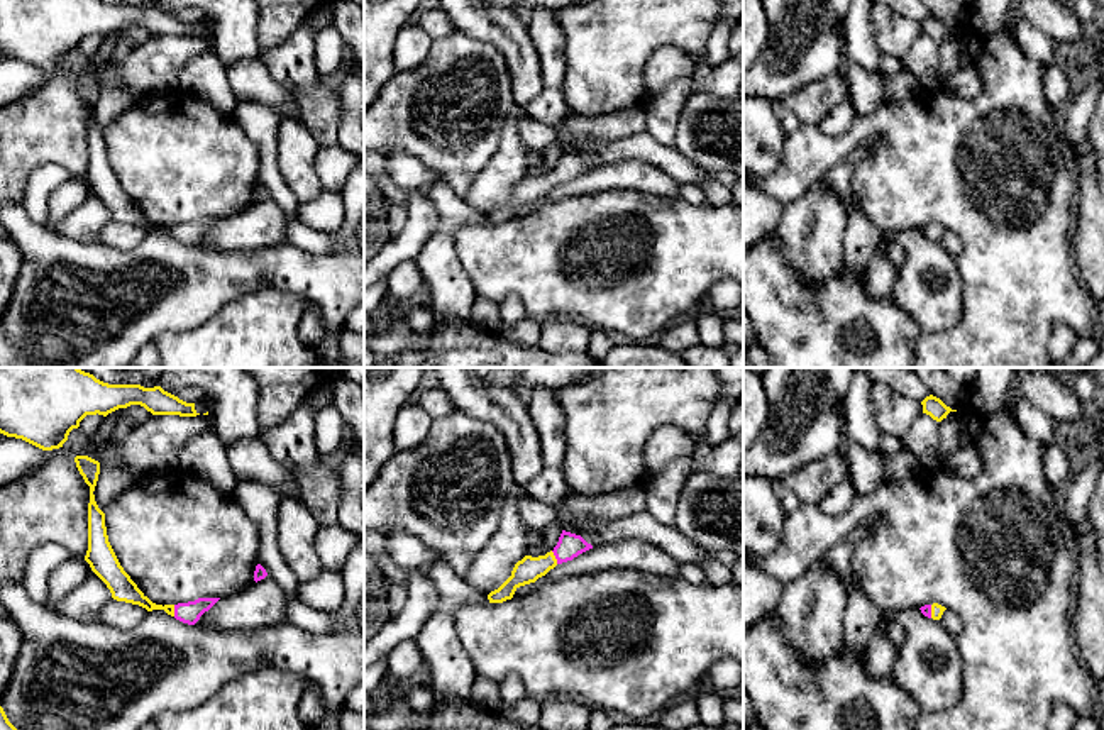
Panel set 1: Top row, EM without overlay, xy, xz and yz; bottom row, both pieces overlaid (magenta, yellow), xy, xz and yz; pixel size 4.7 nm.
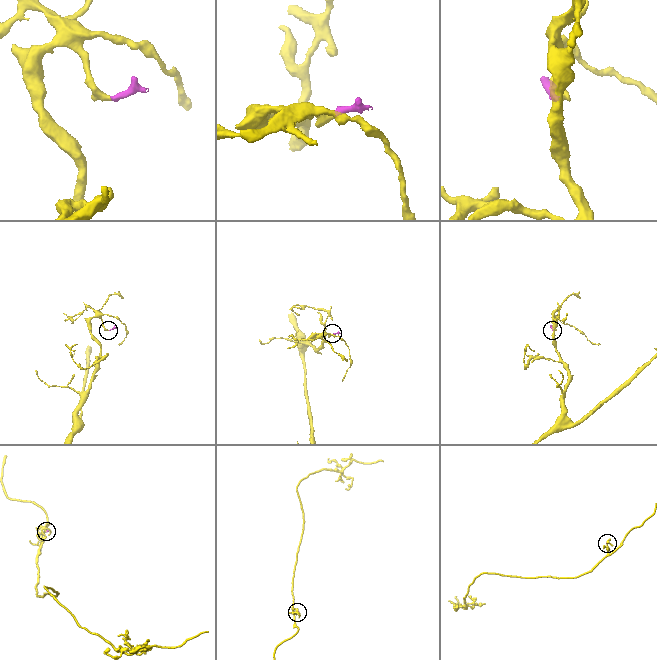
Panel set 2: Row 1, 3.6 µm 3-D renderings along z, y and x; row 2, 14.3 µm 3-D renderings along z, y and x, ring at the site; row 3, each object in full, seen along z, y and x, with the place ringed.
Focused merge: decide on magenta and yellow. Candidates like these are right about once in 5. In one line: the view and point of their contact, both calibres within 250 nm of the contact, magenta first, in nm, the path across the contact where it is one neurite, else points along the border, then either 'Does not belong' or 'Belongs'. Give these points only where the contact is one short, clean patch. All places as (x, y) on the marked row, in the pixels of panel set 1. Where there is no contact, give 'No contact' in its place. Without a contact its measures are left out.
Touches magenta at xz (556, 558). Thickness 120 nm (magenta) against 120 nm. Path across: xz (569, 546), (556, 558), (529, 569). Belongs

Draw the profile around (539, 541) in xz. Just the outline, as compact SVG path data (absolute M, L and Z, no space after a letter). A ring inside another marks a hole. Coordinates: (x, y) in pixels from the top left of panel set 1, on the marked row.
M550 522L542 528L528 528L527 534L527 556L538 557L554 550L562 534L562 527Z

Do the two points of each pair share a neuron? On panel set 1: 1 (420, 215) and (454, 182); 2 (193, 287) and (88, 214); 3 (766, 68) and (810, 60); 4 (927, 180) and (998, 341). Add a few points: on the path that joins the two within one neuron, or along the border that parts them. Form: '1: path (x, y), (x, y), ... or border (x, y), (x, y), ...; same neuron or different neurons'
1: border (425, 192), (439, 215), (439, 227), (427, 241); different neurons
2: border (58, 232), (78, 241), (97, 241); different neurons
3: path (776, 68), (781, 68), (789, 60), (800, 60); same neuron
4: path (967, 221), (998, 251), (998, 300); same neuron

